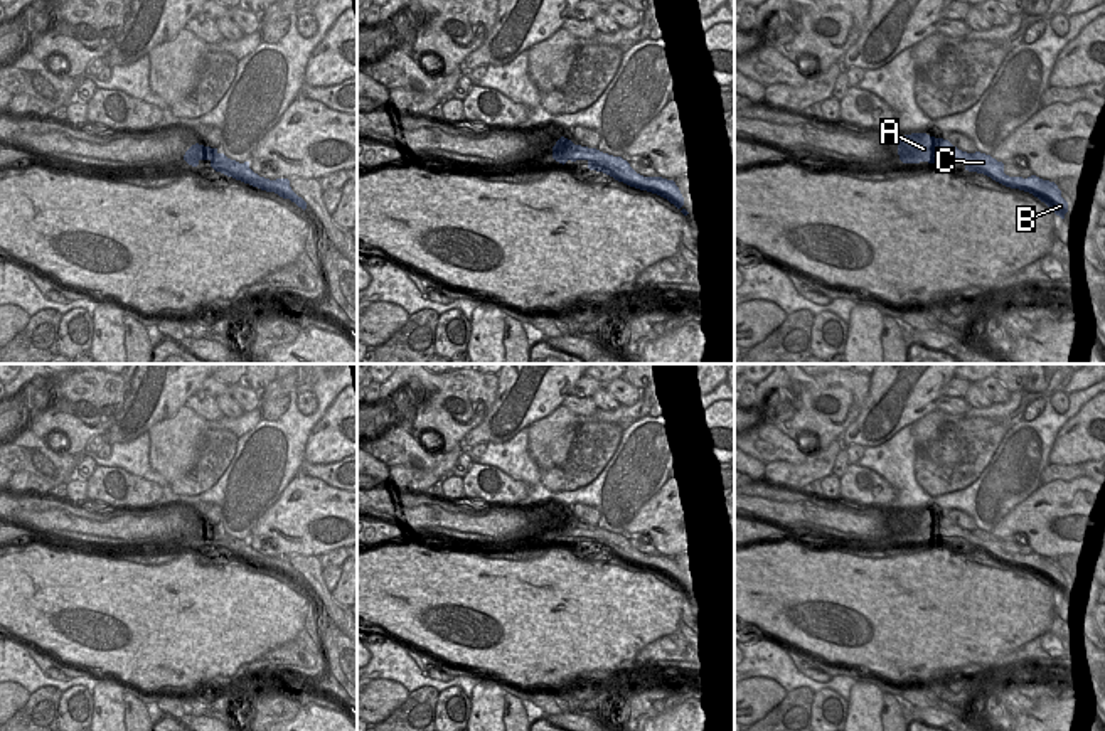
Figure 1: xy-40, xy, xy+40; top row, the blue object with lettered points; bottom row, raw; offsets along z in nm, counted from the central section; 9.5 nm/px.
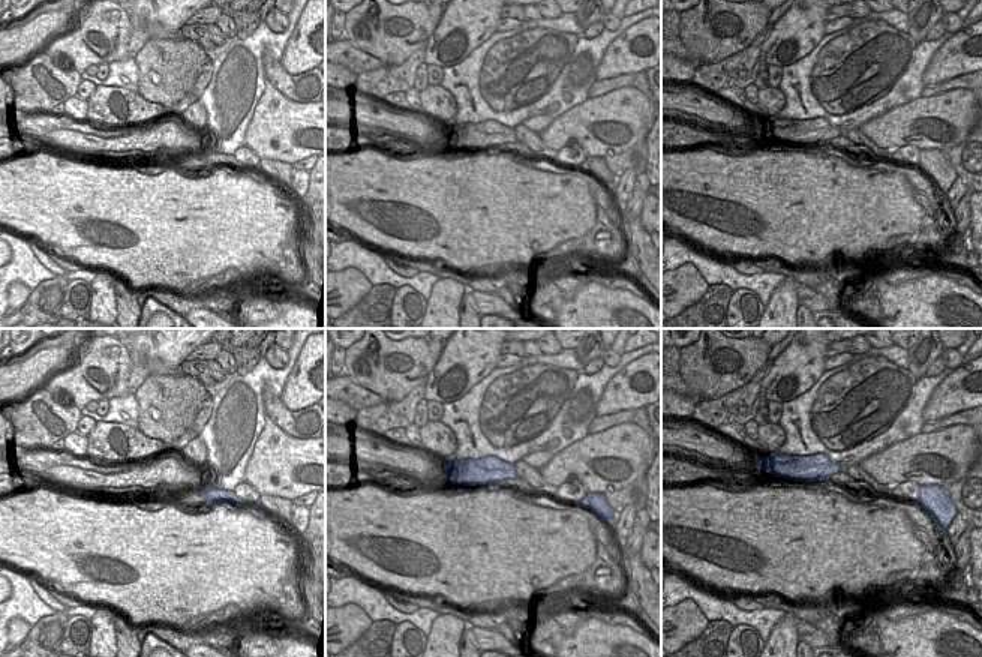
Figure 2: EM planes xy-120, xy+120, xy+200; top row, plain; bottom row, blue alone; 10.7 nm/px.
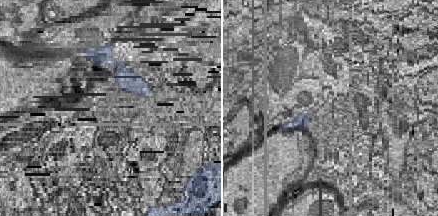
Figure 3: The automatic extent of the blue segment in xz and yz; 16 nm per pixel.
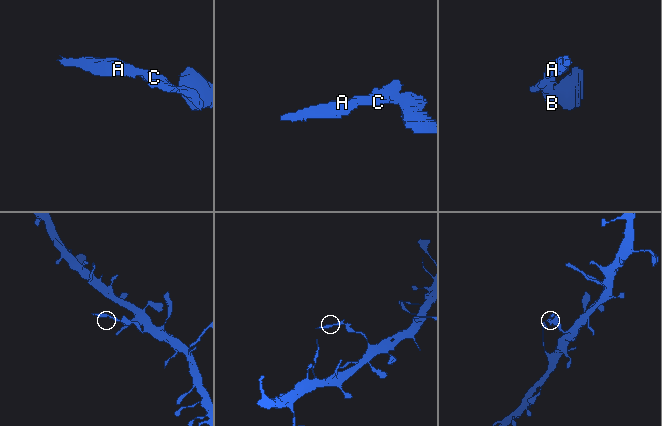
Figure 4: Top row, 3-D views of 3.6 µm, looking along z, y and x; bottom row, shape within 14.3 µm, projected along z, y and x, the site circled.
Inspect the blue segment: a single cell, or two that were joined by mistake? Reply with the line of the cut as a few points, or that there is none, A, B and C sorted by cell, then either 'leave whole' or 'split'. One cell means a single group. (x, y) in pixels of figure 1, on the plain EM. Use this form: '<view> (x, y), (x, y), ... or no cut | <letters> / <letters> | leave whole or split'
xy (649, 554), (637, 565) | A C / B | split

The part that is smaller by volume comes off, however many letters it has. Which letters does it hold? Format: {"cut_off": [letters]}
{"cut_off": ["A", "C"]}

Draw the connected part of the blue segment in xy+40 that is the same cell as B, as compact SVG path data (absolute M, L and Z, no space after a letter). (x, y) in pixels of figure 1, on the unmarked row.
M1031 552L1021 558L1016 566L1033 571L1041 579L1044 579L1056 593L1065 596L1065 591L1068 590L1068 579L1061 574L1061 568L1054 559Z

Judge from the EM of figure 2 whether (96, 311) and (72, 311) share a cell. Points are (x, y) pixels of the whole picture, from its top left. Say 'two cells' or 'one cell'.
two cells

